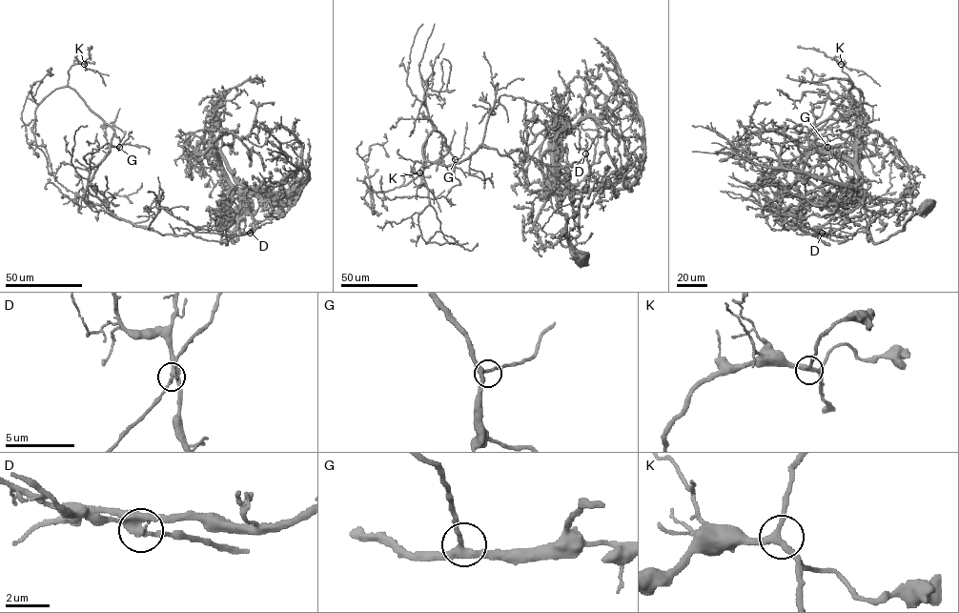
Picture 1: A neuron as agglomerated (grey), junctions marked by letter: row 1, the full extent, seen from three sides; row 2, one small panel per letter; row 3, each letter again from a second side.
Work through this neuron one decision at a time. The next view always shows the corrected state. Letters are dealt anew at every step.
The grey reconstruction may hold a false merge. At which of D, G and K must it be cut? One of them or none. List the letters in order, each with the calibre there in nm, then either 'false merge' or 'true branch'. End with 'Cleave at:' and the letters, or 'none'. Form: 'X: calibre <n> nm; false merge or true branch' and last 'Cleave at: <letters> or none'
D: calibre 320 nm; false merge
G: calibre 280 nm; true branch
K: calibre 280 nm; true branch
Cleave at: D

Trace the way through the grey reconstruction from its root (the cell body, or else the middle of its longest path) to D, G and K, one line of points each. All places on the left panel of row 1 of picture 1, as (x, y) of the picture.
D: (248, 207), (233, 218), (229, 229), (231, 238), (220, 242), (232, 188), (246, 194), (254, 222), (250, 233)
G: (248, 207), (222, 242), (231, 189), (240, 188), (236, 225), (220, 241), (136, 227), (88, 190), (119, 147)
K: (248, 207), (222, 242), (240, 188), (220, 241), (115, 216), (88, 190), (114, 130), (67, 85), (84, 64)

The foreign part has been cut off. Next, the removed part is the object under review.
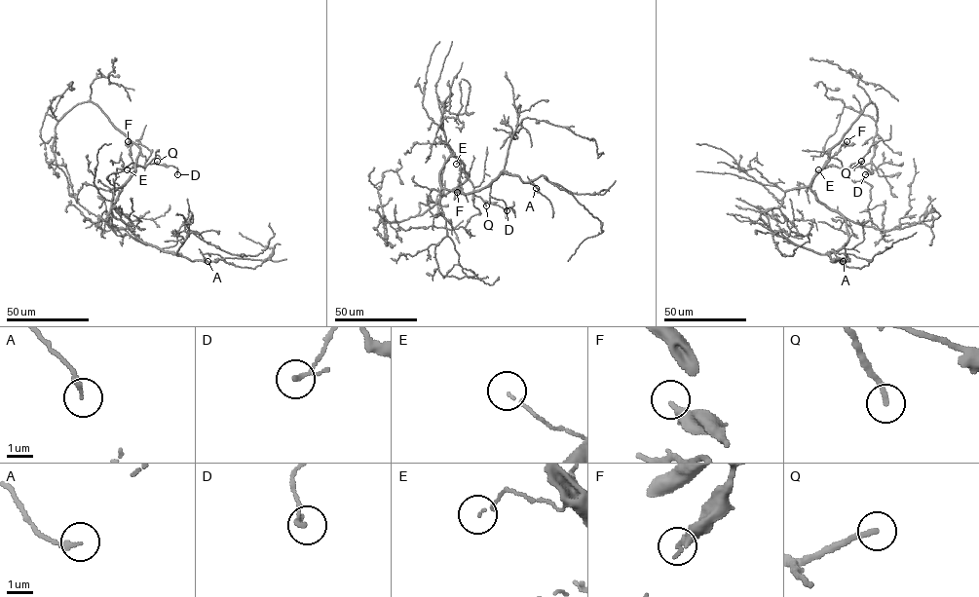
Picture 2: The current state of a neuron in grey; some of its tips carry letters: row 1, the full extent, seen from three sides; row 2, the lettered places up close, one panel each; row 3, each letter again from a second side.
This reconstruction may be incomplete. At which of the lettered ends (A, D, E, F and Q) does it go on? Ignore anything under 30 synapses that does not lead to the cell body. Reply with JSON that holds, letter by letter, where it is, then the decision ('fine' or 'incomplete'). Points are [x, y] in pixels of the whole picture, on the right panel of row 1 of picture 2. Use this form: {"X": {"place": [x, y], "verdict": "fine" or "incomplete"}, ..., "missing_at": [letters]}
{"A": {"place": [843, 261], "verdict": "fine"}, "D": {"place": [865, 174], "verdict": "fine"}, "E": {"place": [818, 169], "verdict": "fine"}, "F": {"place": [847, 141], "verdict": "fine"}, "Q": {"place": [861, 161], "verdict": "incomplete"}, "missing_at": ["Q"]}

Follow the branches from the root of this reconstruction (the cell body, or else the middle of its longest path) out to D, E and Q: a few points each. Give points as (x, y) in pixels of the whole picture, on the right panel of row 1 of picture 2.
D: (828, 208), (811, 189), (811, 180), (825, 166), (848, 167), (855, 164), (868, 169), (865, 174)
E: (828, 208), (811, 189), (811, 180), (818, 169)
Q: (828, 208), (811, 190), (811, 180), (825, 166), (848, 167), (861, 161)

